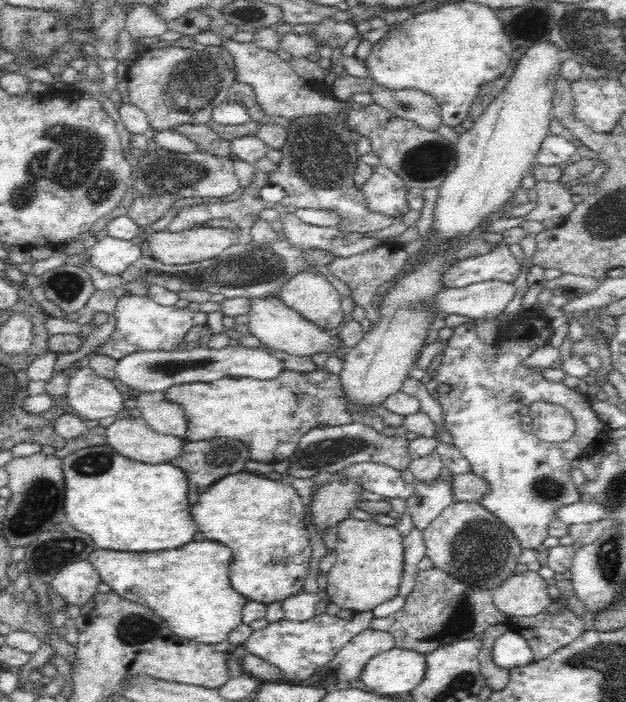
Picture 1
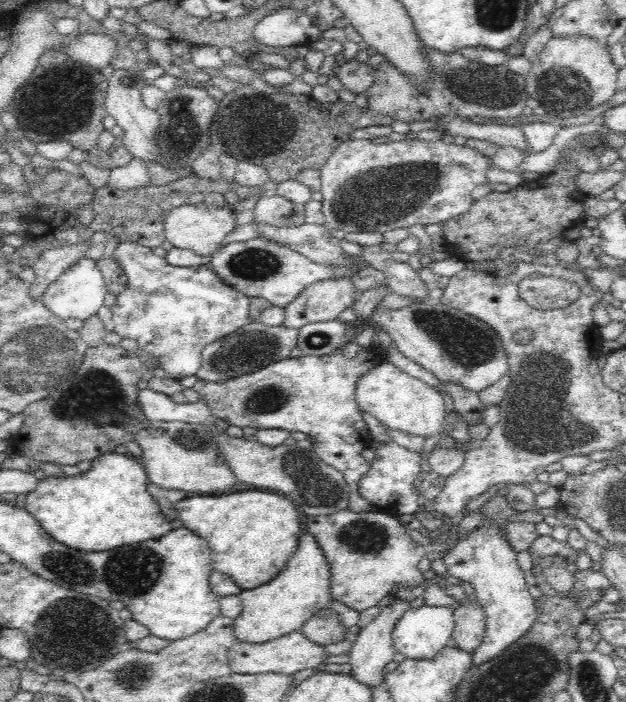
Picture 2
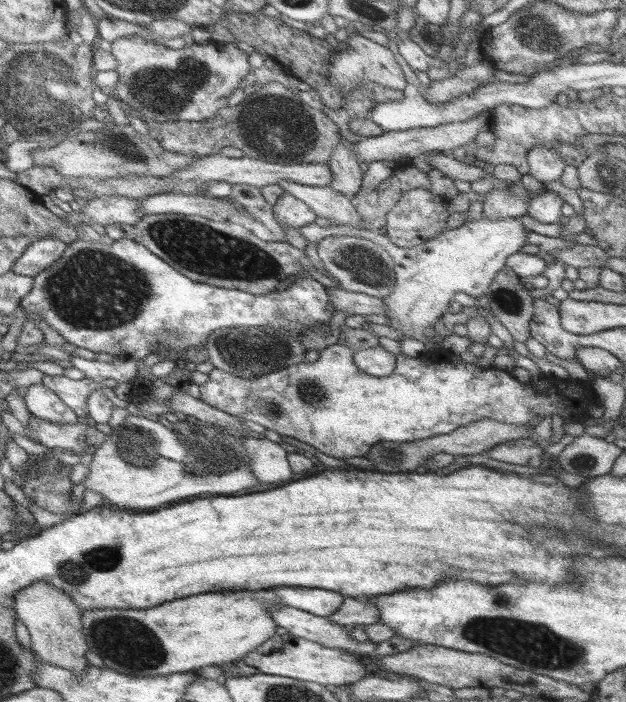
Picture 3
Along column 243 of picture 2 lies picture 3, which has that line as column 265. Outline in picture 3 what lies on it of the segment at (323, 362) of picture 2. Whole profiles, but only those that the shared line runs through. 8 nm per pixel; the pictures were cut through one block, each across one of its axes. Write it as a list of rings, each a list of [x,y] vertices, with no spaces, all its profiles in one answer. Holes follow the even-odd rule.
[[[334,343],[319,350],[318,359],[312,363],[306,360],[269,372],[255,379],[237,377],[217,368],[207,373],[207,381],[198,386],[199,400],[231,417],[236,416],[259,424],[263,428],[281,436],[288,436],[313,447],[331,458],[365,458],[365,449],[375,442],[415,442],[437,434],[447,434],[457,426],[465,426],[480,418],[512,426],[525,426],[543,418],[561,417],[569,423],[569,410],[562,410],[559,402],[561,394],[546,387],[543,394],[533,390],[532,383],[520,383],[512,375],[501,369],[482,368],[478,364],[459,362],[451,358],[451,363],[443,354],[435,361],[435,354],[411,358],[399,353],[394,369],[389,376],[377,378],[361,372],[353,362],[352,350],[347,344]]]

